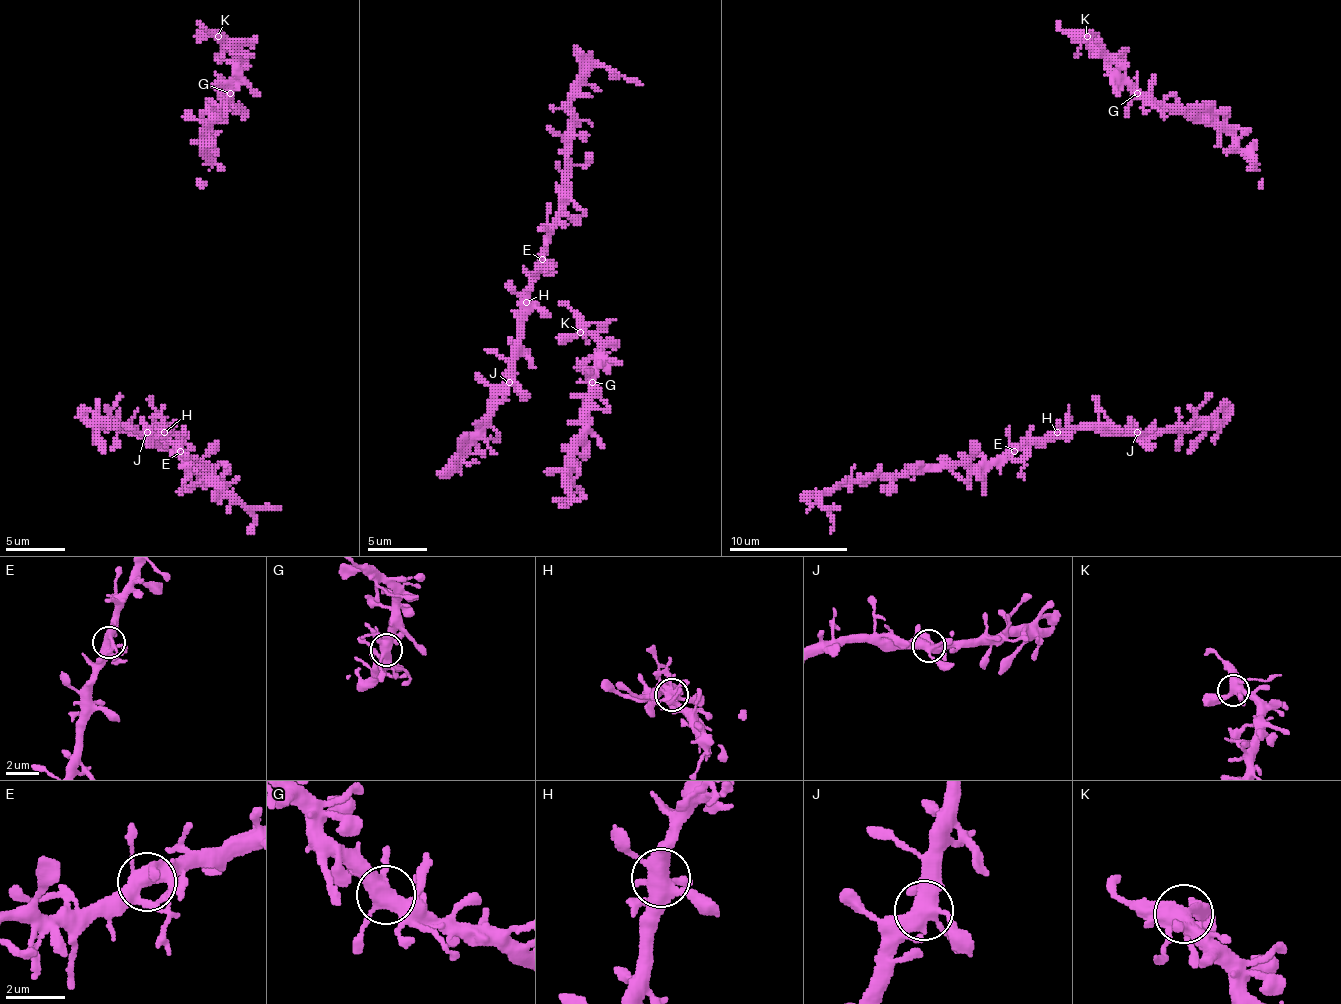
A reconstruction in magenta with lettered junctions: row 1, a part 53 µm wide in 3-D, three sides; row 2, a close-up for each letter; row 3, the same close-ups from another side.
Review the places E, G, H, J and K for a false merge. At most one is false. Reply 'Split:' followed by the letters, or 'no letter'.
Split: E

